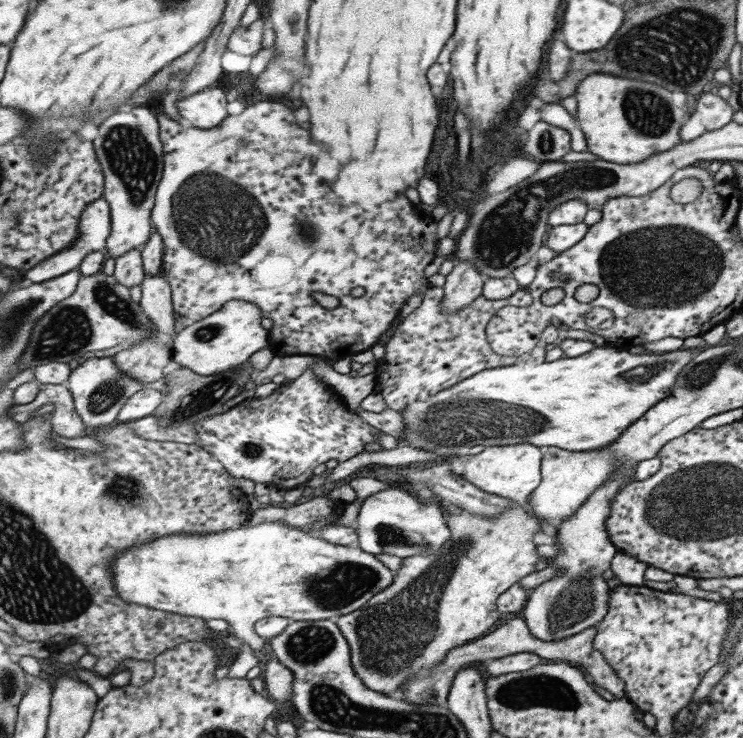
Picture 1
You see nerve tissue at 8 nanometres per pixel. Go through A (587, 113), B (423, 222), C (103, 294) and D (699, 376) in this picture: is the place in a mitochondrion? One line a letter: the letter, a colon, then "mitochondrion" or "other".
A: other
B: other
C: mitochondrion
D: mitochondrion

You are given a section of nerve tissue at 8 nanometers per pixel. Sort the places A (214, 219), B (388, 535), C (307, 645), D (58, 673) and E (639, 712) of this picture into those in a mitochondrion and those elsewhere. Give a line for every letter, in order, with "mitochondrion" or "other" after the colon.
A: mitochondrion
B: mitochondrion
C: mitochondrion
D: other
E: other

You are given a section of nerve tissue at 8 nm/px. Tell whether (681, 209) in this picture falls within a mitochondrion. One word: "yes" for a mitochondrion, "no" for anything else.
no

